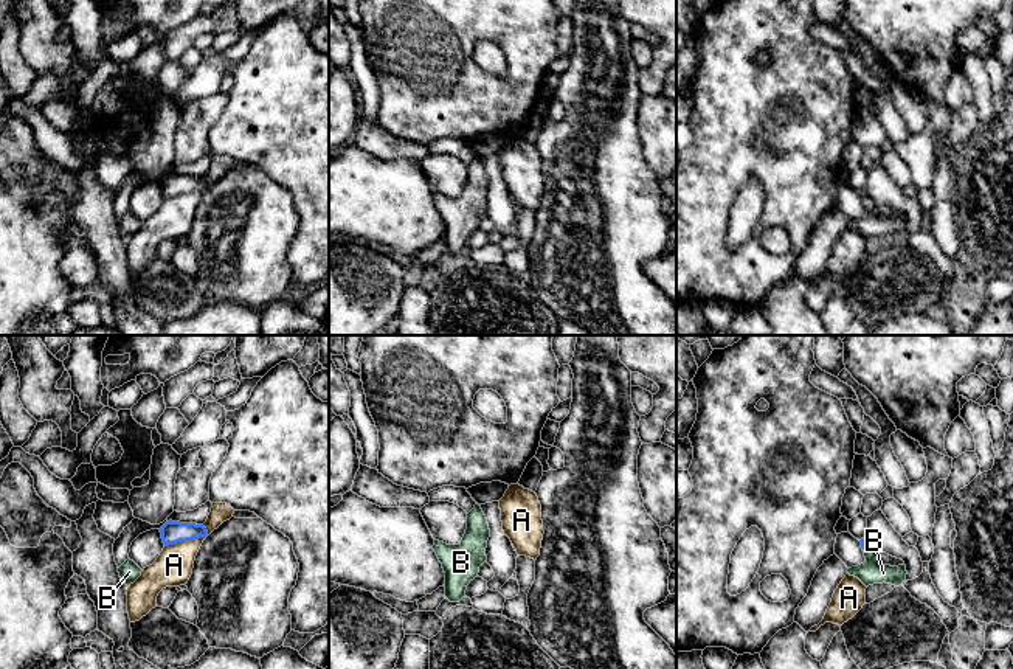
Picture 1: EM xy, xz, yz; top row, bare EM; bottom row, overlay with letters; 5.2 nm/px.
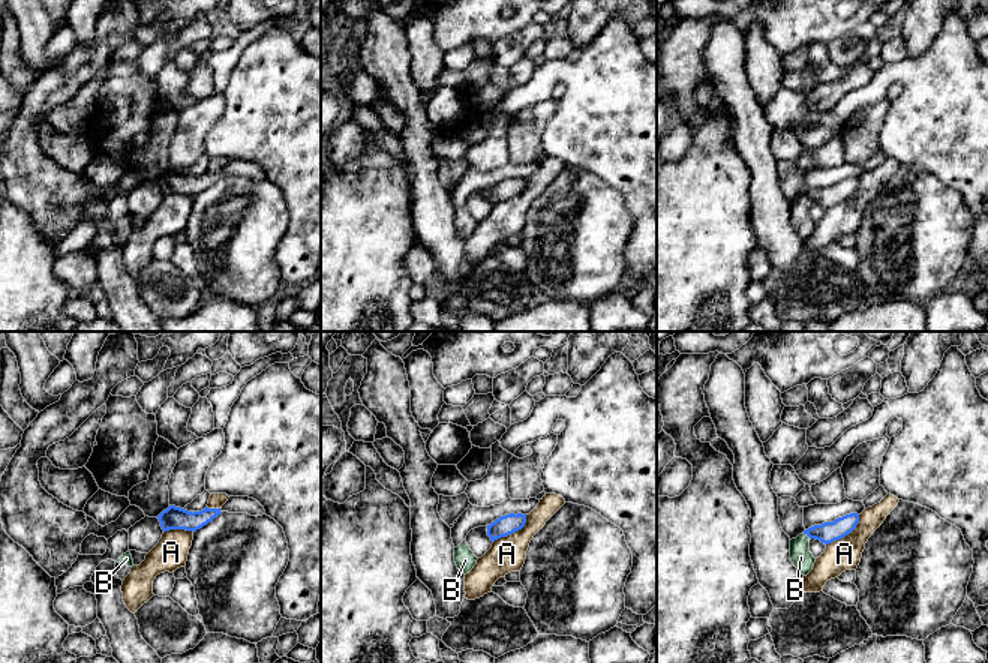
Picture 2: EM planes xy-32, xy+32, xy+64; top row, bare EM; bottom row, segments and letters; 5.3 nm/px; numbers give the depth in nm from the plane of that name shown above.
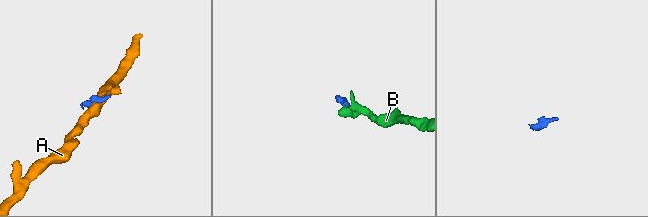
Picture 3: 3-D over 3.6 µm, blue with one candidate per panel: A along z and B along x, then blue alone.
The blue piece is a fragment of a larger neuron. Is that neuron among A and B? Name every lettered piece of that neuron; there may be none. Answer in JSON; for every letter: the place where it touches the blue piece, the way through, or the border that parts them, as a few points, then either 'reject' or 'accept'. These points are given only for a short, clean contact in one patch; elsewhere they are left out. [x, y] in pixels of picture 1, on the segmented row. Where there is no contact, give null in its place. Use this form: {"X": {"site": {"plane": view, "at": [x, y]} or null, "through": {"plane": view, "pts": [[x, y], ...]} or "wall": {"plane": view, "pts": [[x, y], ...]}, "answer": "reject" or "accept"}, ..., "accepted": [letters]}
{"A": {"site": {"plane": "xy", "at": [186, 539]}, "wall": {"plane": "xy", "pts": [[208, 531], [205, 536], [179, 540], [165, 547]]}, "answer": "reject"}, "B": {"site": {"plane": "yz", "at": [867, 547]}, "through": {"plane": "yz", "pts": [[864, 544], [867, 547], [872, 571]]}, "answer": "accept"}, "accepted": ["B"]}

